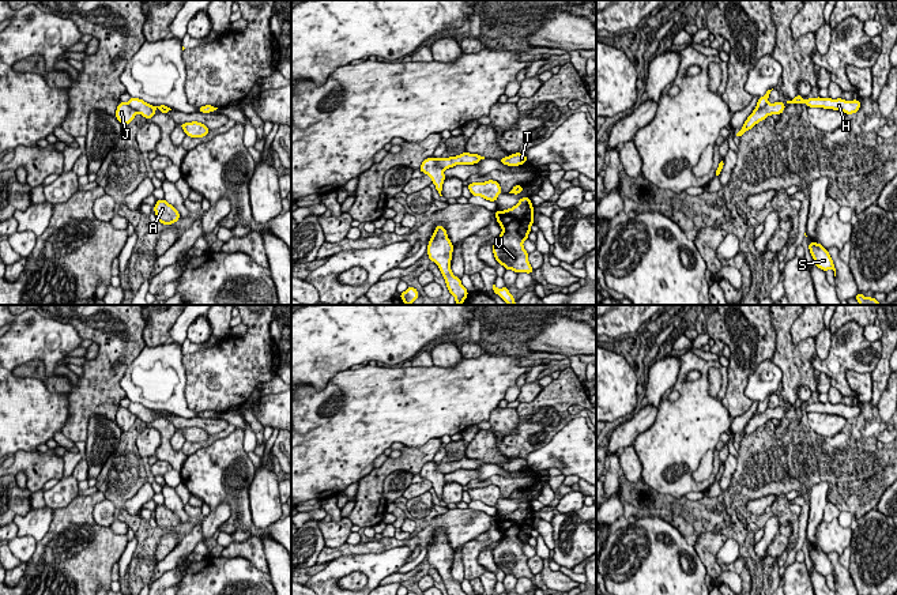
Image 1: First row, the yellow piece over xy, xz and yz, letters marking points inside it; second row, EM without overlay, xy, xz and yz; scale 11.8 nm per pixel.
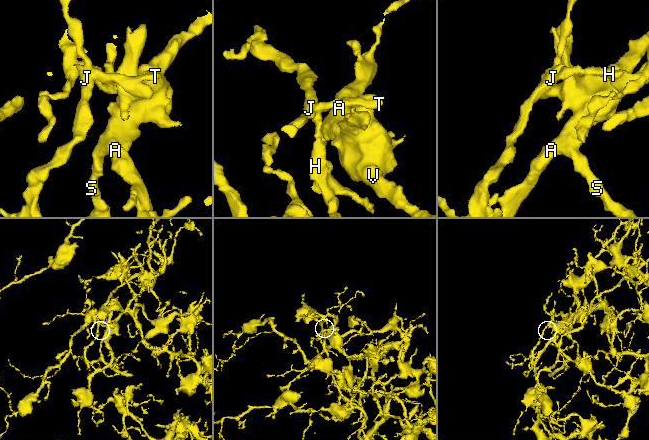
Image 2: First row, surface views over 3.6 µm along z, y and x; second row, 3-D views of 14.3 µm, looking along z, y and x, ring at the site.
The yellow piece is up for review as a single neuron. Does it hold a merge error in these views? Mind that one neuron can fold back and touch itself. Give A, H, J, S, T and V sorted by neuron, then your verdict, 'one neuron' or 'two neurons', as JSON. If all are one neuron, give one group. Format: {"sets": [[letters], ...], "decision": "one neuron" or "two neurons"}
{"sets": [["A", "S", "T", "V"], ["H", "J"]], "decision": "two neurons"}

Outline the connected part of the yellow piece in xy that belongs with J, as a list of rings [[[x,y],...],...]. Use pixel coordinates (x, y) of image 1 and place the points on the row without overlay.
[[[120,407],[116,414],[116,423],[121,430],[128,430],[136,421],[136,415],[132,414],[128,408]]]

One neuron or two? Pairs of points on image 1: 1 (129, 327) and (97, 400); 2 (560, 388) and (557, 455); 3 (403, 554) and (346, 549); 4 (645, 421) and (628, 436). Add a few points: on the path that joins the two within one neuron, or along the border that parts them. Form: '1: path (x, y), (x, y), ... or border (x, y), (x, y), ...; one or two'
1: path (119, 345), (100, 383); one
2: border (572, 418), (547, 443), (532, 451); two
3: border (385, 550), (350, 556); two
4: path (641, 422), (632, 432); one

